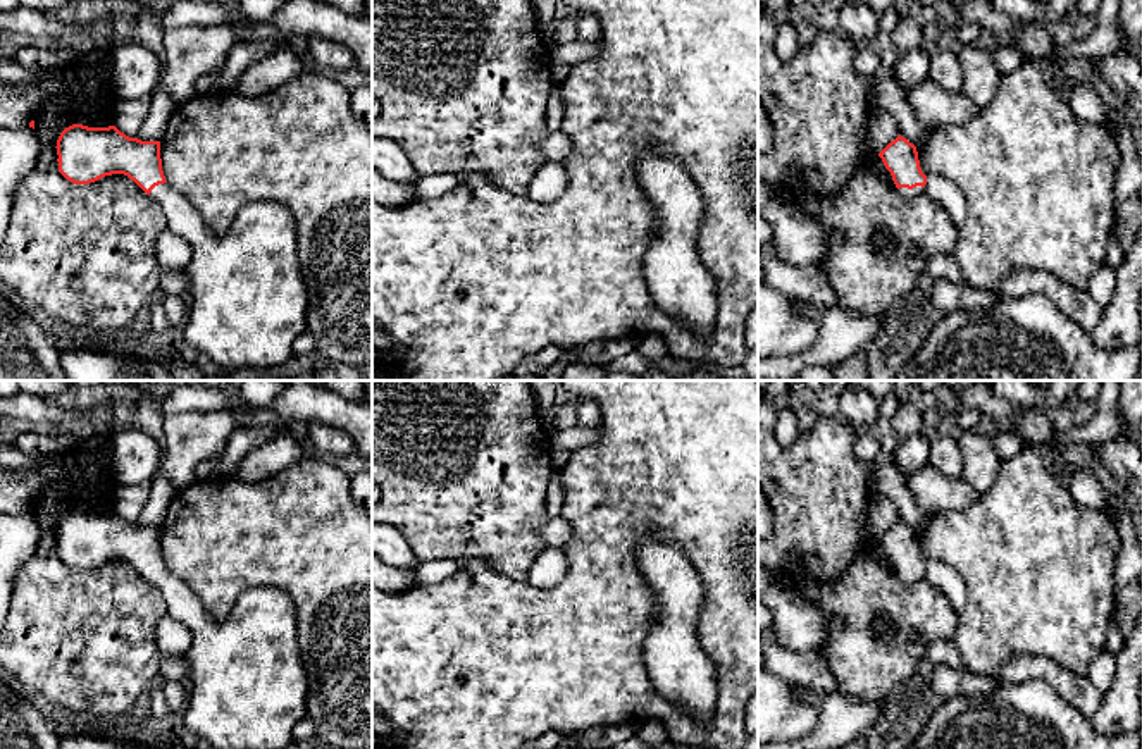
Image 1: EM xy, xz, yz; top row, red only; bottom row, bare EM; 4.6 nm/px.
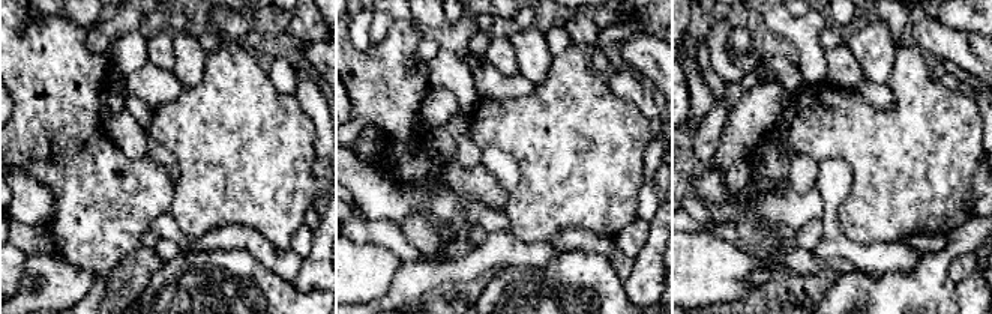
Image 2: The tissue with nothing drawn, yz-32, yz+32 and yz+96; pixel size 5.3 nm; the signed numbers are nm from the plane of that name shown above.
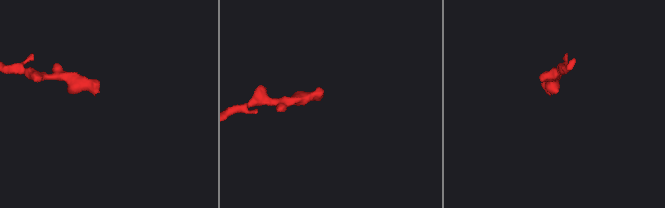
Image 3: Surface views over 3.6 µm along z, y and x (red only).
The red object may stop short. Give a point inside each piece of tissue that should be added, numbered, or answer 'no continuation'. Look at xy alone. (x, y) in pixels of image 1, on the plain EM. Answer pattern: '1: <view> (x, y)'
1: xy (248, 687)

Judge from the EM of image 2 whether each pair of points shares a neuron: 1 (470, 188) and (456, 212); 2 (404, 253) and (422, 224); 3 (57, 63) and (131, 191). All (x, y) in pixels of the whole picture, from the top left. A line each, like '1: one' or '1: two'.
1: two
2: two
3: one

